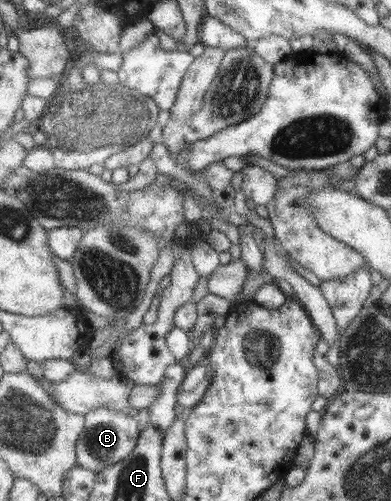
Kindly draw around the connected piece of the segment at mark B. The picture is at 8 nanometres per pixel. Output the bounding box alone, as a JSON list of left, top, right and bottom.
[76,407,141,473]

